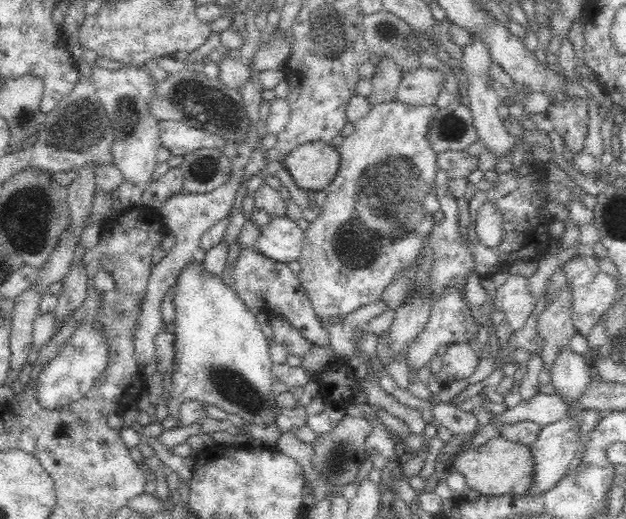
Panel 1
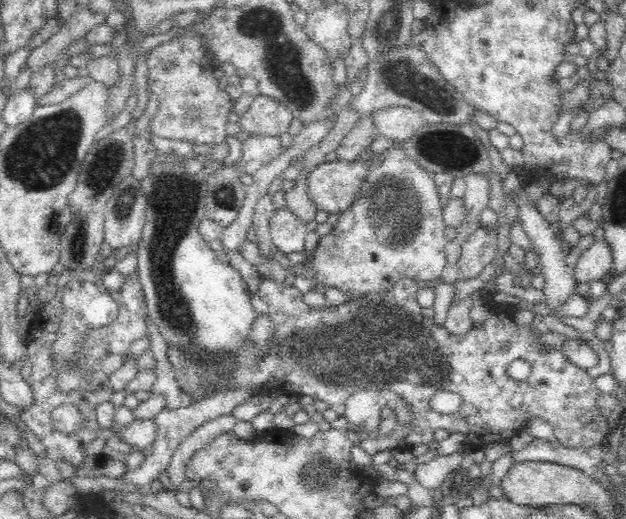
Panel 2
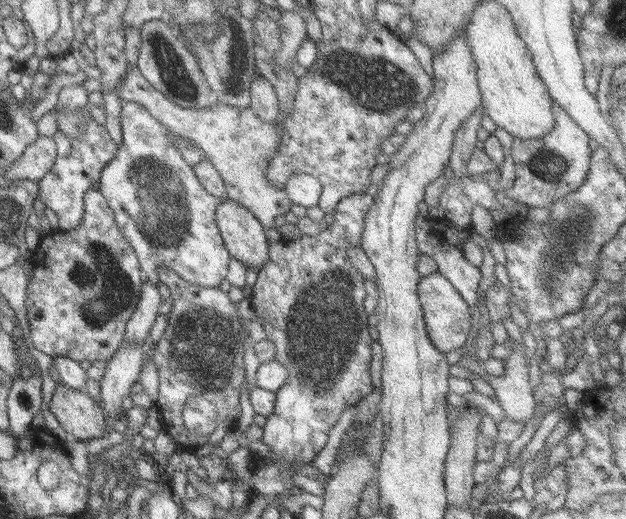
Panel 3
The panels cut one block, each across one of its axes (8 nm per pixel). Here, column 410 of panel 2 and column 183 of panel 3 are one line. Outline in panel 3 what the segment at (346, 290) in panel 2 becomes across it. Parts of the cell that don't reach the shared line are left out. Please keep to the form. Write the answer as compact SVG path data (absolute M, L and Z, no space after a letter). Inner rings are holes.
M121 101L119 115L121 144L113 158L104 166L98 178L98 191L113 211L113 222L127 246L133 250L142 274L142 280L156 286L157 269L167 269L183 281L201 288L218 288L227 273L231 256L217 236L214 224L214 209L221 205L224 197L215 198L198 183L197 177L175 147L171 144L167 130L141 105Z

